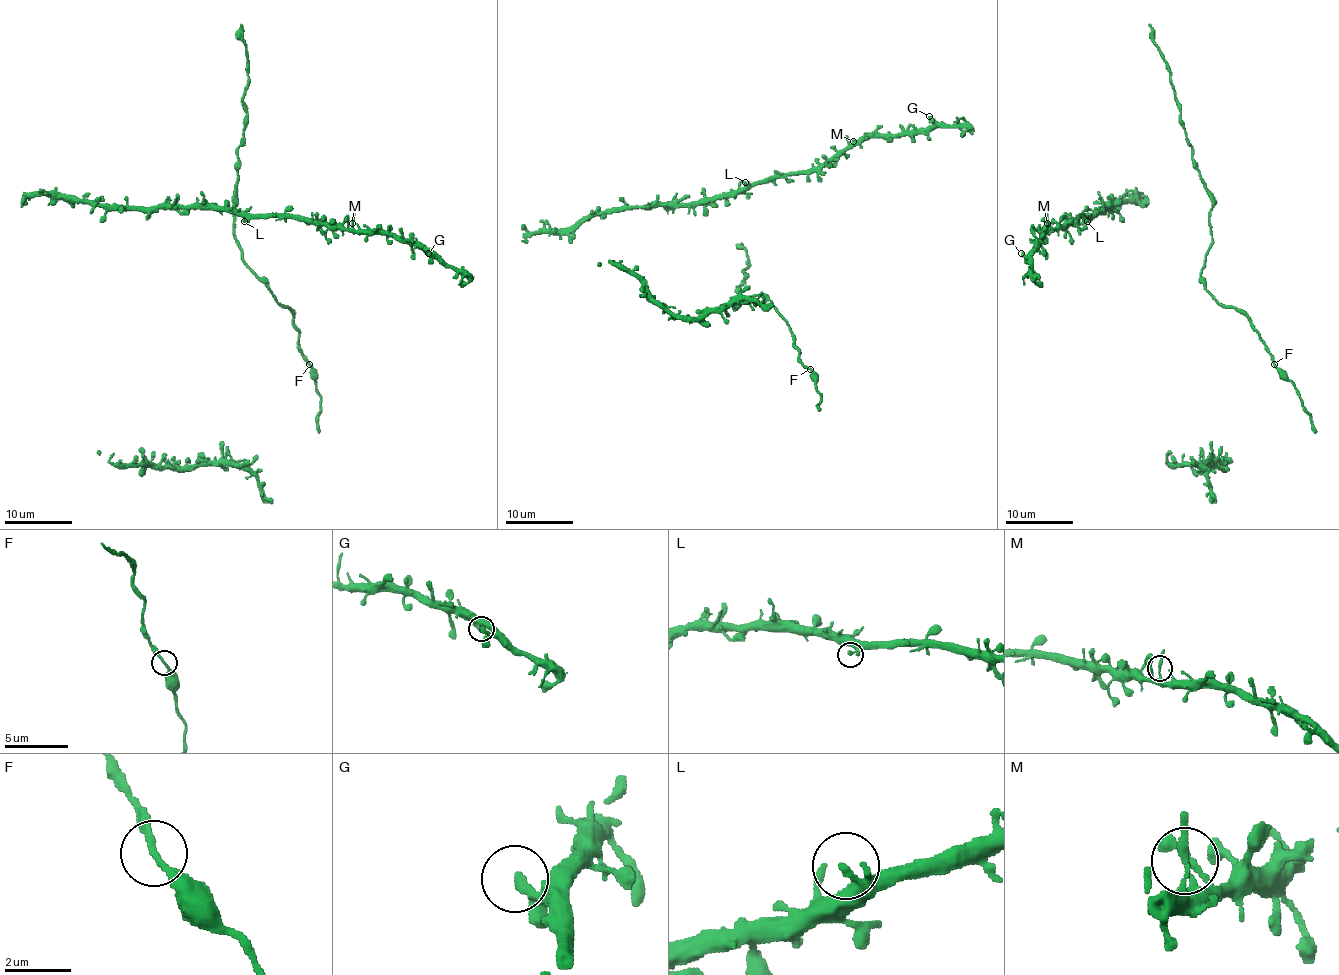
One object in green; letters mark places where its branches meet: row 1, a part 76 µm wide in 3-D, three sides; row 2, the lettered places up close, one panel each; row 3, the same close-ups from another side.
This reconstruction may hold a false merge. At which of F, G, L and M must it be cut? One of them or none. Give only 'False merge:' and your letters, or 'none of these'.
False merge: none of these

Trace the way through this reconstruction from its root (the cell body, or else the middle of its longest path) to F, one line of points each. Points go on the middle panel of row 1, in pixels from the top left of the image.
F: (739, 303), (756, 295), (767, 298), (787, 323), (794, 347), (799, 352), (799, 361), (810, 369)

